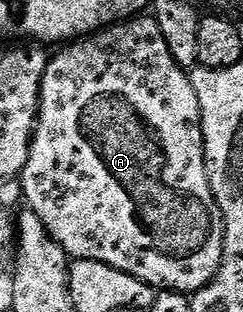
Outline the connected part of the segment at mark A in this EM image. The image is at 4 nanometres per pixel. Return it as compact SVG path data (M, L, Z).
M143 16L108 25L94 34L80 37L64 45L60 49L63 51L48 61L39 93L39 120L35 124L35 134L31 137L29 160L21 175L23 198L26 205L33 212L37 212L37 216L41 216L47 231L63 245L72 259L88 258L104 262L137 280L146 282L152 288L179 290L182 294L190 295L208 286L223 263L223 217L213 196L213 188L209 184L197 92L193 88L188 71L180 67L170 54L169 44L166 43L154 17L139 17Z

